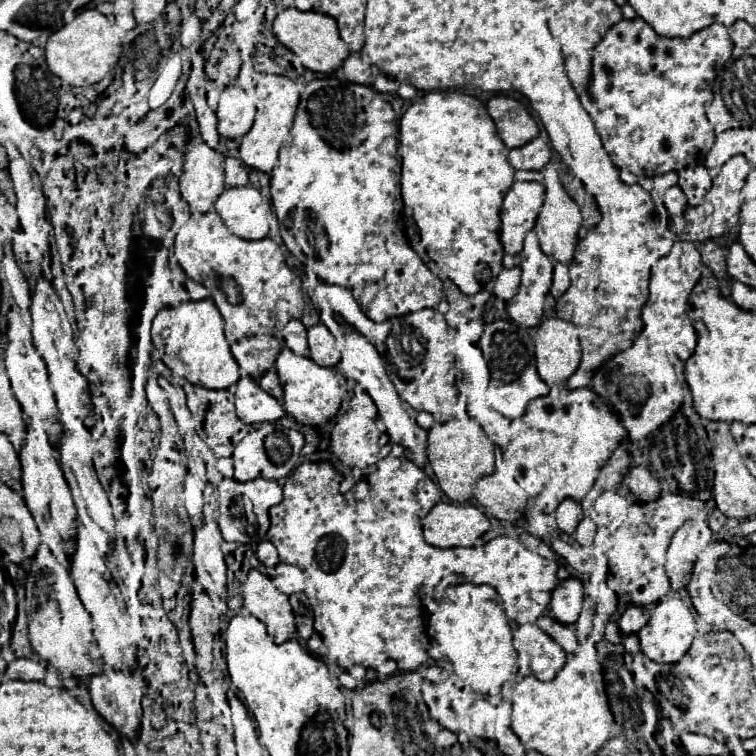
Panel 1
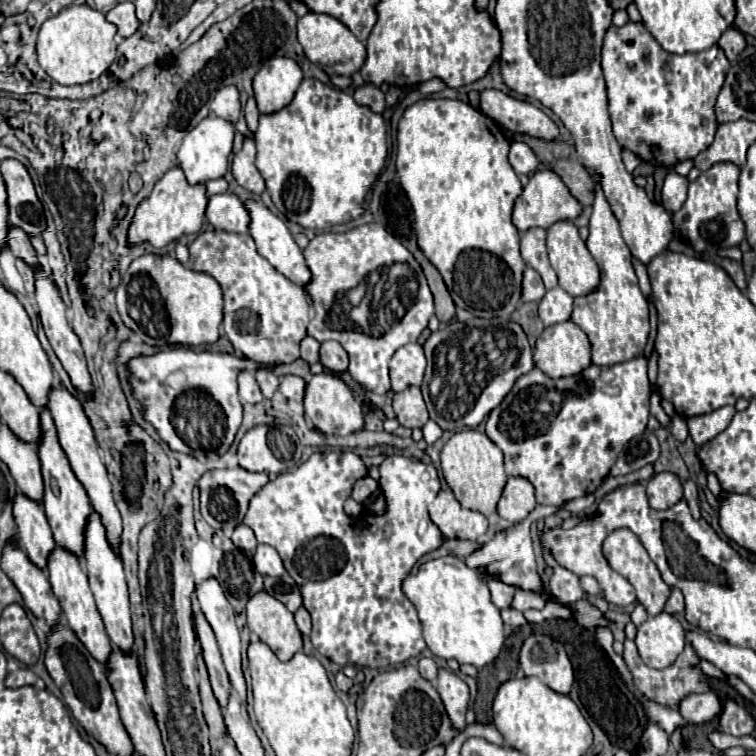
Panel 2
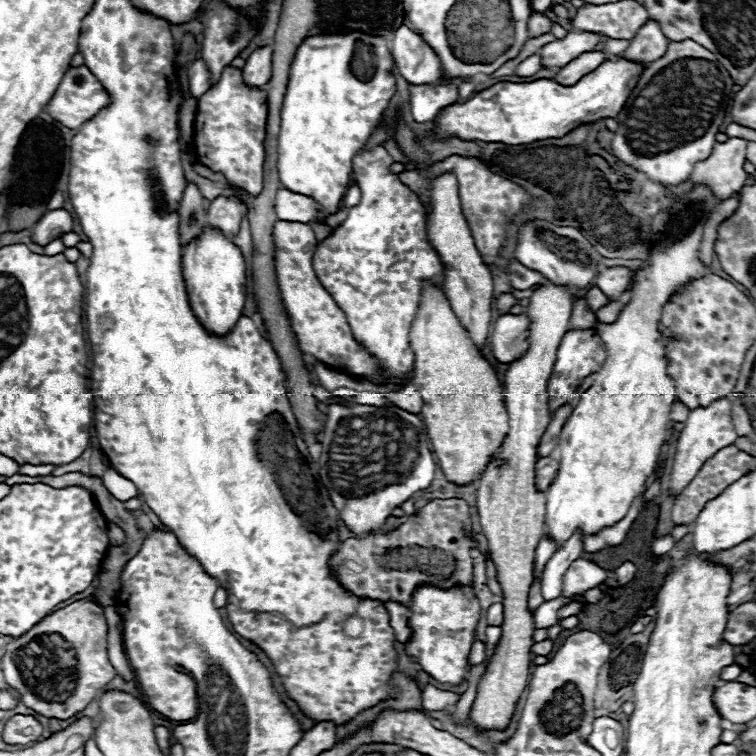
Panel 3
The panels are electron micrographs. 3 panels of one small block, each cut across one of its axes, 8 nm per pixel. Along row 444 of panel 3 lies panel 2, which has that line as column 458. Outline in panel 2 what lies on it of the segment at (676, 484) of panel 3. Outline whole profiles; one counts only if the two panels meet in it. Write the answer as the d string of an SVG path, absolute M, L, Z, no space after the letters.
M440 668L436 678L436 690L446 706L446 712L460 732L466 728L464 714L468 710L468 686L464 680L460 680L452 670Z

